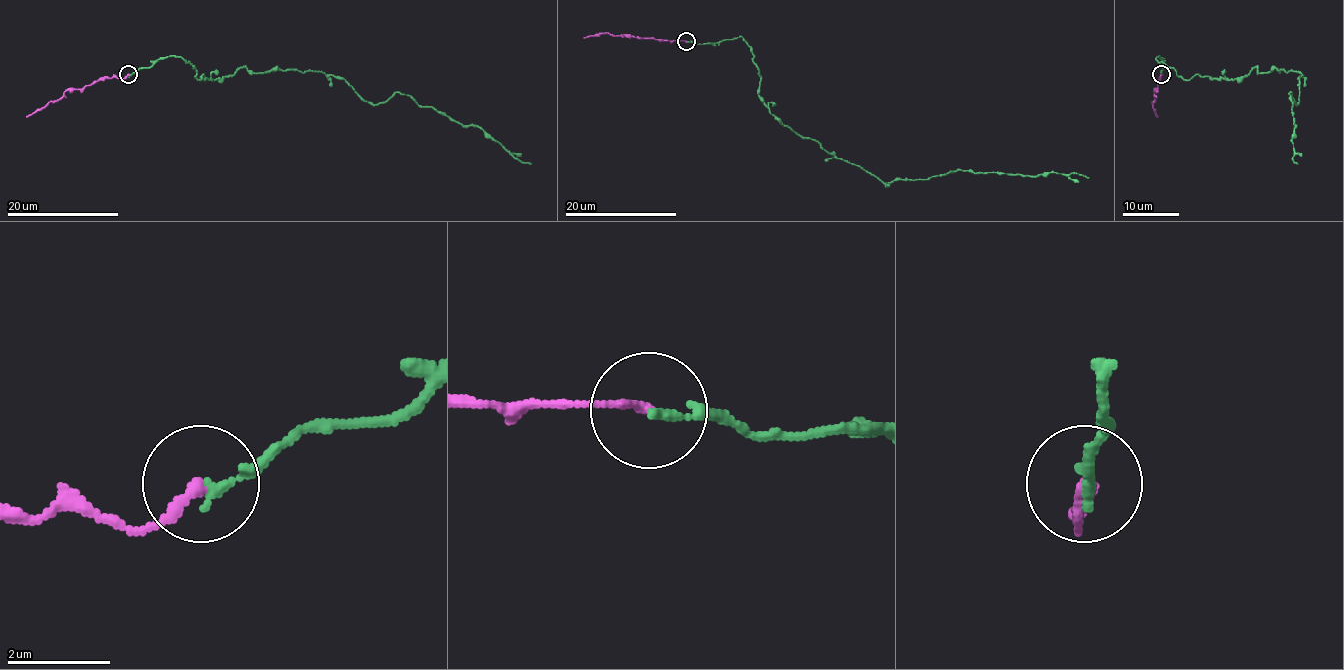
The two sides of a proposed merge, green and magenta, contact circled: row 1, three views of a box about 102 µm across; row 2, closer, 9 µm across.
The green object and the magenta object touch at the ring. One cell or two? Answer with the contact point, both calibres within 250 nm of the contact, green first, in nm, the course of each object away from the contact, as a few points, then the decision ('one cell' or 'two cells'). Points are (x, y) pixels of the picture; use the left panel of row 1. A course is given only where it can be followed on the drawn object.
place (128, 74); calibres 170 and 170 nm; course green (129, 75), (176, 56), (199, 80), (313, 70), (374, 104), (407, 94), (530, 164); course magenta (129, 75), (123, 79), (102, 77), (81, 89), (69, 89), (62, 97), (27, 116); one cell

